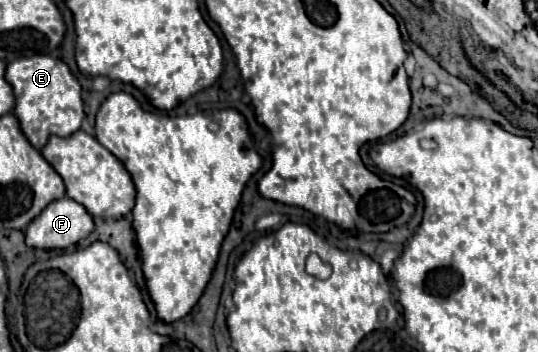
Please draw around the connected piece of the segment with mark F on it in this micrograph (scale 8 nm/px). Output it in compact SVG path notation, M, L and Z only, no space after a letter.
M71 197L49 203L25 229L25 243L37 249L65 249L93 231L93 217Z

